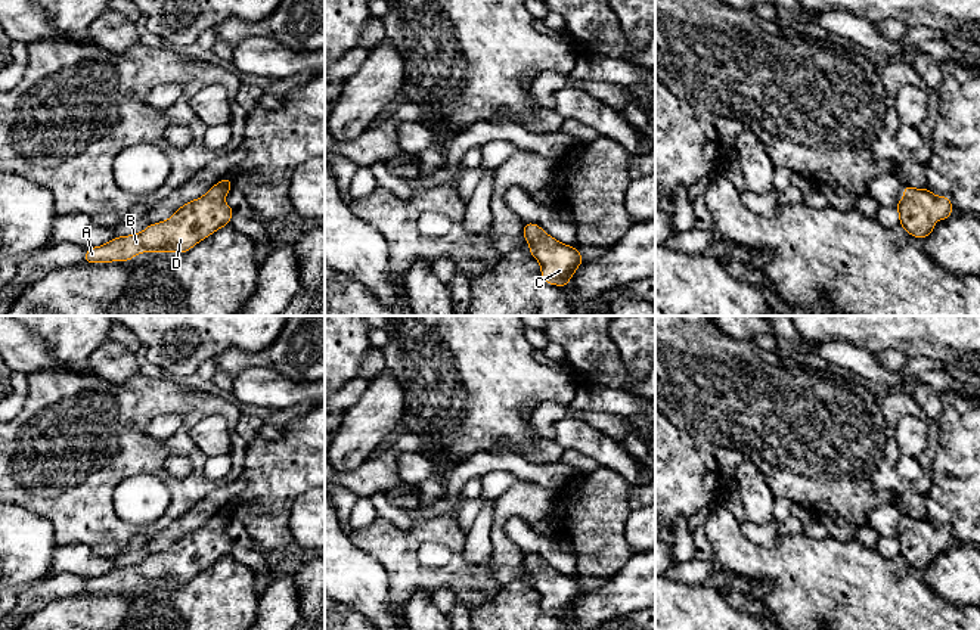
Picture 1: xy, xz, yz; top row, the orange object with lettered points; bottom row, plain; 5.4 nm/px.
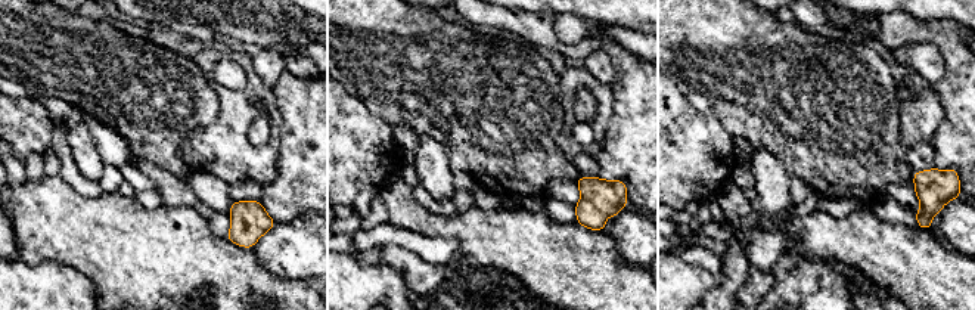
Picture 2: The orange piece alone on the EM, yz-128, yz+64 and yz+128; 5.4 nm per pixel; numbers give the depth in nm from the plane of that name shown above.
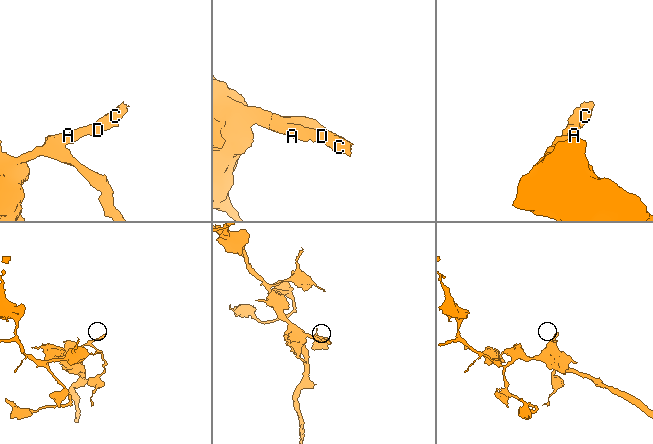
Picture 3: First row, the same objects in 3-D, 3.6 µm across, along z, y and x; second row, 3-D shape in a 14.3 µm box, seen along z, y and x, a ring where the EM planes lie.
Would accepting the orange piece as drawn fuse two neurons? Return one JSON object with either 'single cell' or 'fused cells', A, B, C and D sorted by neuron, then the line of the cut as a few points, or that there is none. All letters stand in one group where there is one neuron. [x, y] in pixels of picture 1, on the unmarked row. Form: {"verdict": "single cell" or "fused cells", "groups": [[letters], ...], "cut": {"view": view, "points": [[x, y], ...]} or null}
{"verdict": "single cell", "groups": [["A", "B", "C", "D"]], "cut": null}

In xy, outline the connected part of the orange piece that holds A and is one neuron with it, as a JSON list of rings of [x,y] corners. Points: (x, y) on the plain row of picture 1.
[[[224,508],[215,516],[213,516],[205,527],[186,533],[176,544],[167,552],[149,555],[142,564],[114,568],[108,574],[96,578],[89,578],[84,586],[84,593],[111,593],[111,592],[128,592],[140,583],[183,583],[186,584],[198,572],[230,555],[233,540],[223,531],[233,518],[229,508]]]

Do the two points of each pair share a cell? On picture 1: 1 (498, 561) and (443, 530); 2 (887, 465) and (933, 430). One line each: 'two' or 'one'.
1: two
2: one

